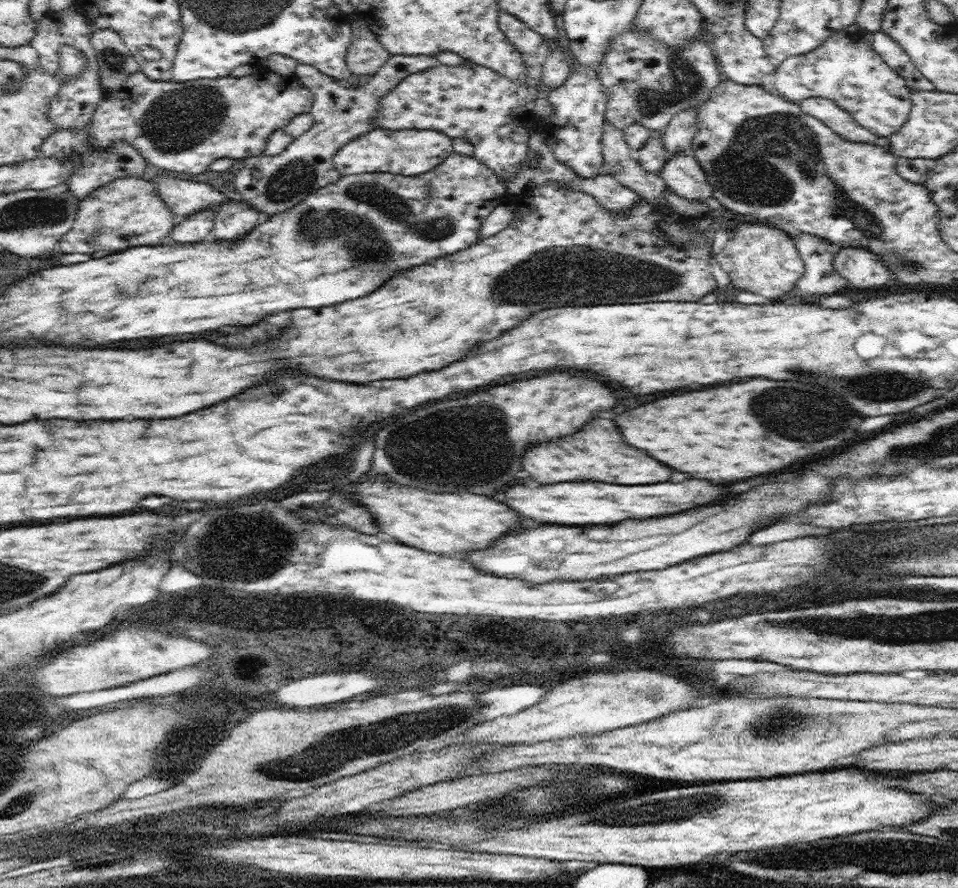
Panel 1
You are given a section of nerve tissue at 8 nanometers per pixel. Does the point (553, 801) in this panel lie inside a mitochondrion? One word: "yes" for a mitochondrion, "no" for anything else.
yes

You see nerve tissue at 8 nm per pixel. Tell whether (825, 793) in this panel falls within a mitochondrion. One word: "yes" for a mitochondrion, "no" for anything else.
no

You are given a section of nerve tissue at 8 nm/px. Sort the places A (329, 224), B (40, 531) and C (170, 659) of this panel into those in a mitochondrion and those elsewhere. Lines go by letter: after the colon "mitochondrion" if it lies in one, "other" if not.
A: mitochondrion
B: other
C: mitochondrion

